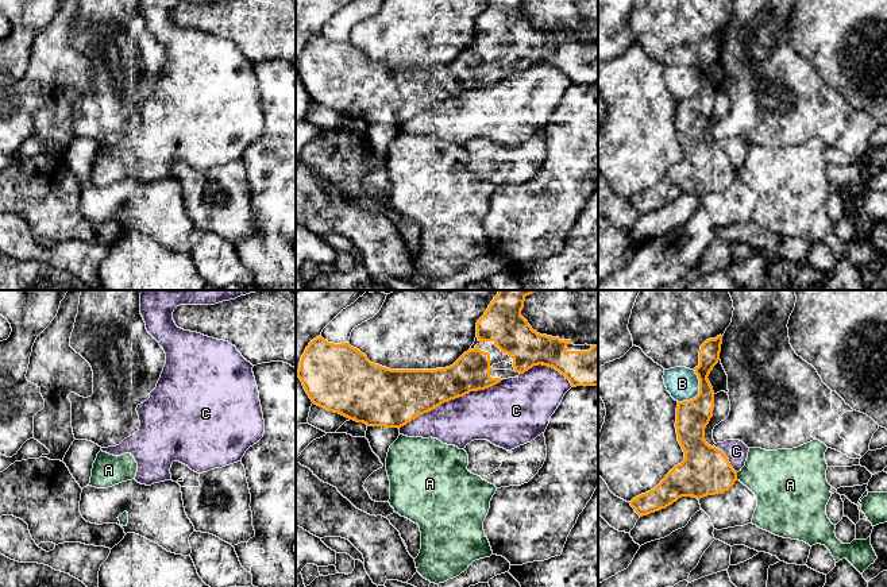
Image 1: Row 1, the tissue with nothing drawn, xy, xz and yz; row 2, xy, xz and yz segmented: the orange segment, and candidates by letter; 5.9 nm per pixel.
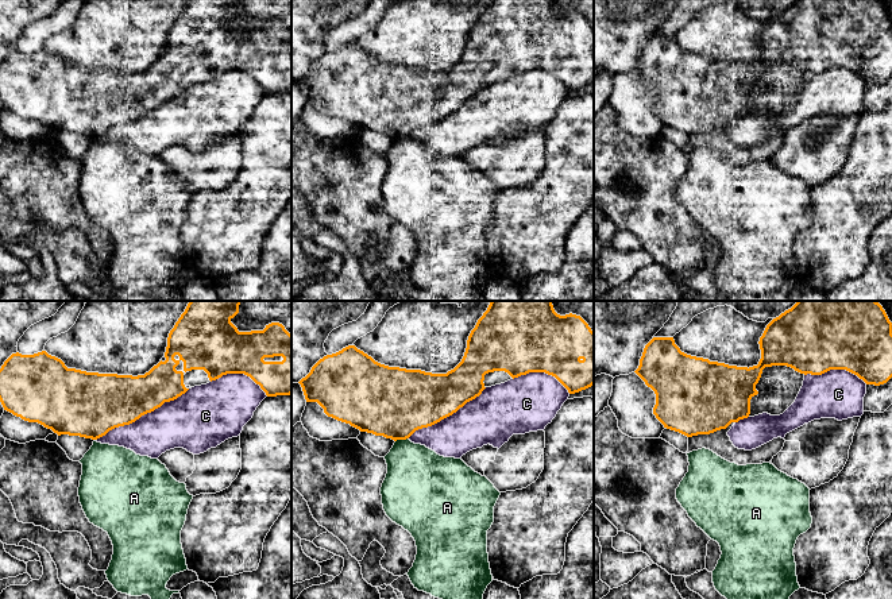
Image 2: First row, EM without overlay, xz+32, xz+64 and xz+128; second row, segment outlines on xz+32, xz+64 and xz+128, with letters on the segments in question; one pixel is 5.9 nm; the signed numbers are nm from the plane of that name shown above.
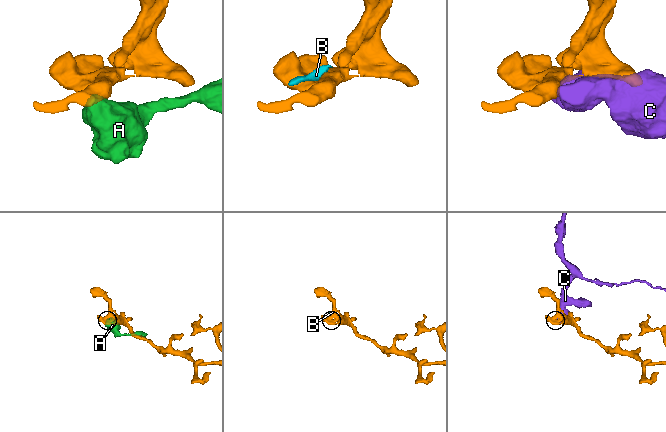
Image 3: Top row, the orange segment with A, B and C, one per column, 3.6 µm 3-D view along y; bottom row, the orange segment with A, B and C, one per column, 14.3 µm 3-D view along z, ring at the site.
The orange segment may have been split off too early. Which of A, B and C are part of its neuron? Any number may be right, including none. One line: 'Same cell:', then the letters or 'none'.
Same cell: none

